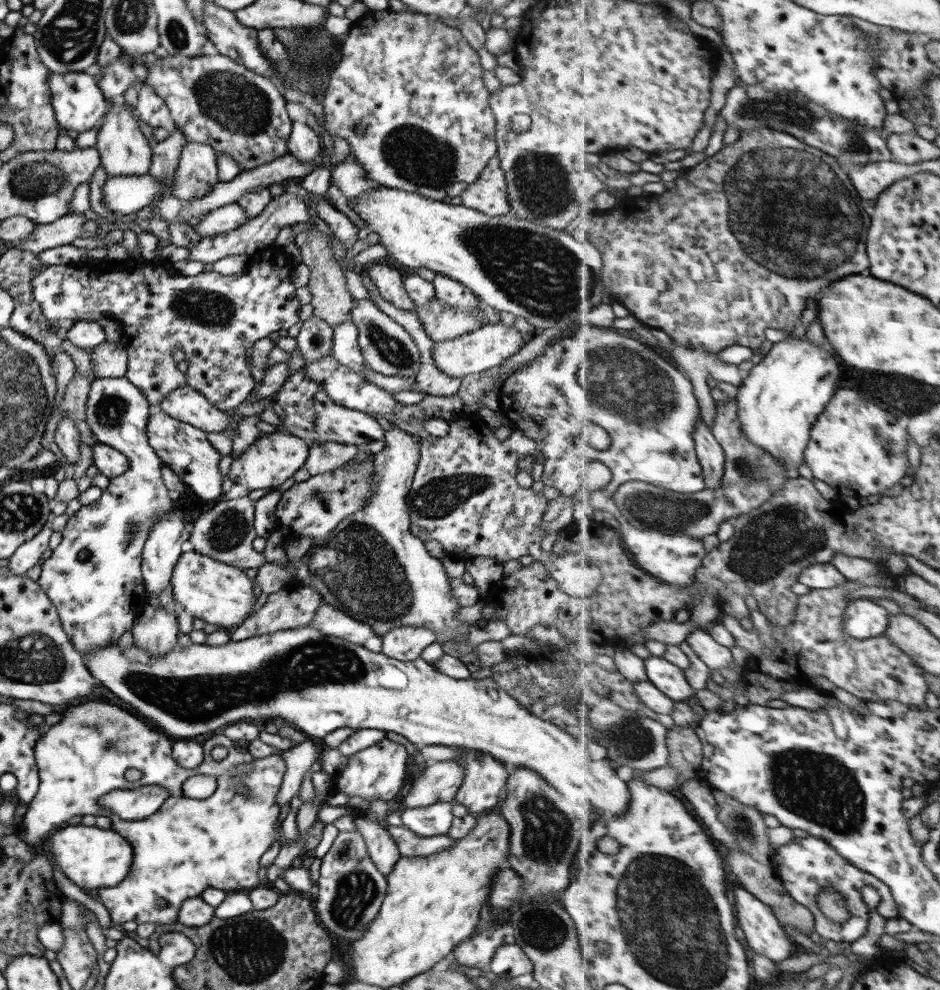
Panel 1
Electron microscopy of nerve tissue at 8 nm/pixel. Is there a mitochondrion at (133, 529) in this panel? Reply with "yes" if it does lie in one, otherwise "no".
yes

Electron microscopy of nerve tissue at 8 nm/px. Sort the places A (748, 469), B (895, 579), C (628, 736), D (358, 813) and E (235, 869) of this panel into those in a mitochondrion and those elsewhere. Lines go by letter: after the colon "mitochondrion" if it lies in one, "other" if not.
A: mitochondrion
B: other
C: mitochondrion
D: other
E: other

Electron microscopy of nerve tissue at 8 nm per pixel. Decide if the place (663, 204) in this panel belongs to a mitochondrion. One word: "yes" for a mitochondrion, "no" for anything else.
no

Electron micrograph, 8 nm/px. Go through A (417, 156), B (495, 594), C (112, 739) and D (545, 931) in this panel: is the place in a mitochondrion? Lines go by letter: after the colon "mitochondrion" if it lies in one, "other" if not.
A: mitochondrion
B: other
C: mitochondrion
D: mitochondrion

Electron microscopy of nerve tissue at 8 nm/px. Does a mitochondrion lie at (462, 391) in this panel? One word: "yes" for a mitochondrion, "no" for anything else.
no

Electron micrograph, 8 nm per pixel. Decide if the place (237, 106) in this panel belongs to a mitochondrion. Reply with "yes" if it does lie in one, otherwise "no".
yes

